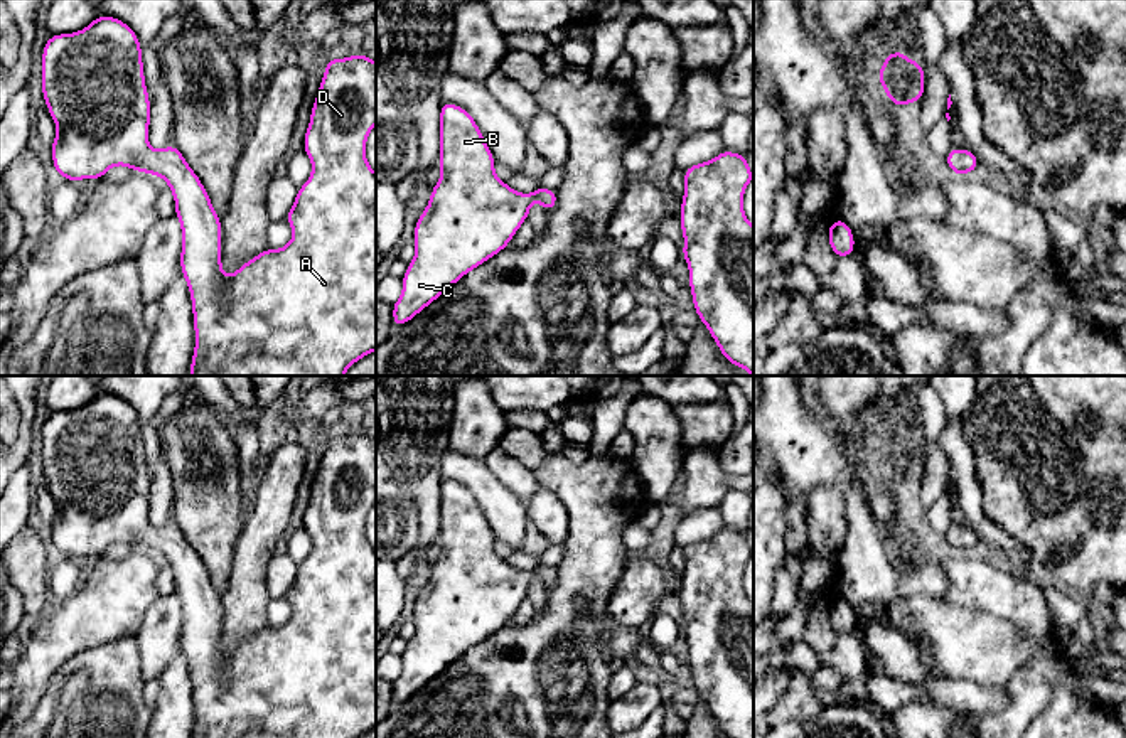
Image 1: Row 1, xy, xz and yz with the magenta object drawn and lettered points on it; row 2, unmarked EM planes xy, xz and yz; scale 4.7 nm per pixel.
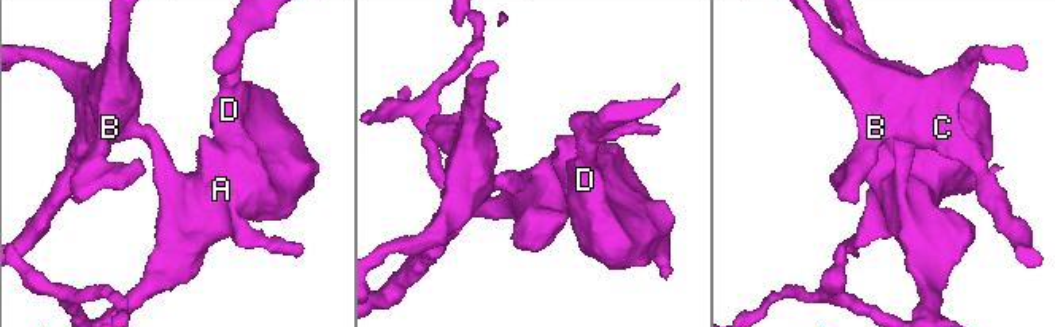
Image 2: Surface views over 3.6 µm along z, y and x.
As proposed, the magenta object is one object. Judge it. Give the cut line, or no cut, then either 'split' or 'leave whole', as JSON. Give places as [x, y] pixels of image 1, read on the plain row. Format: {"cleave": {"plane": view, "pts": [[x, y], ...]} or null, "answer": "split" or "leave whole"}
{"cleave": null, "answer": "leave whole"}

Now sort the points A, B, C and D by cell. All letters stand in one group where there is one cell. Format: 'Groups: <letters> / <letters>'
Groups: A B C D

